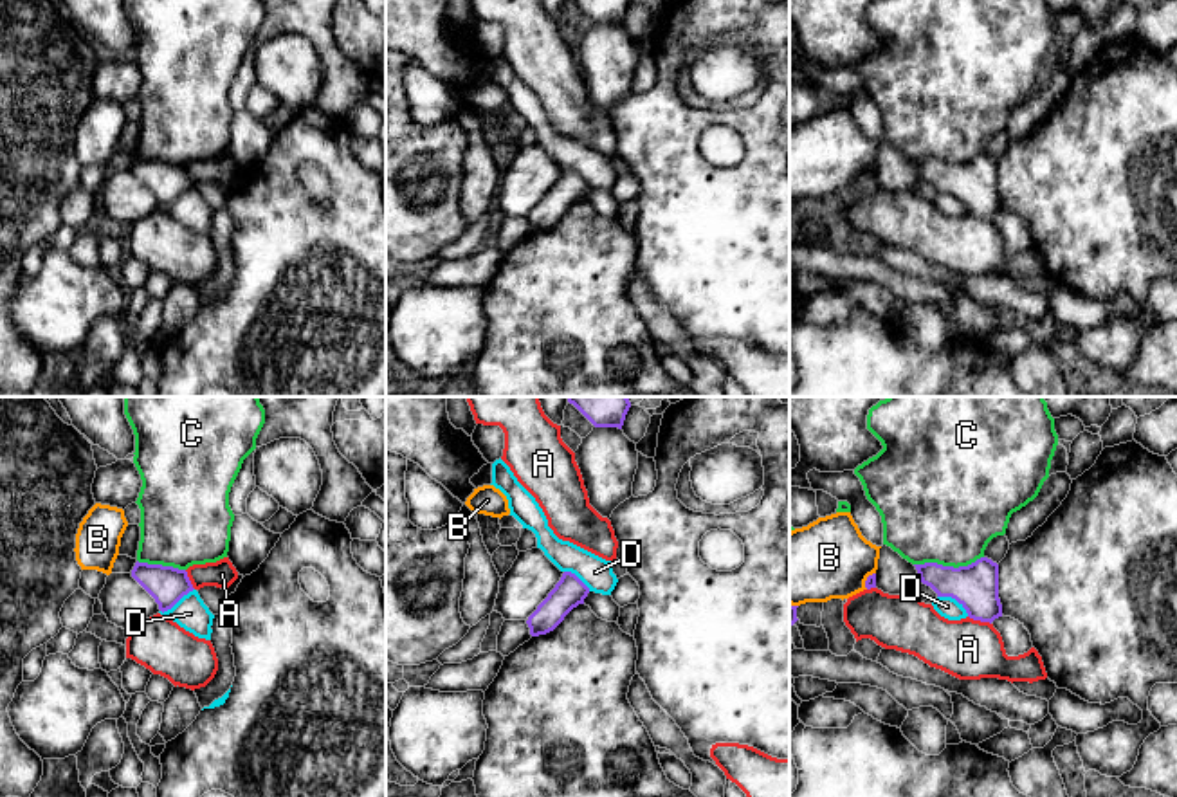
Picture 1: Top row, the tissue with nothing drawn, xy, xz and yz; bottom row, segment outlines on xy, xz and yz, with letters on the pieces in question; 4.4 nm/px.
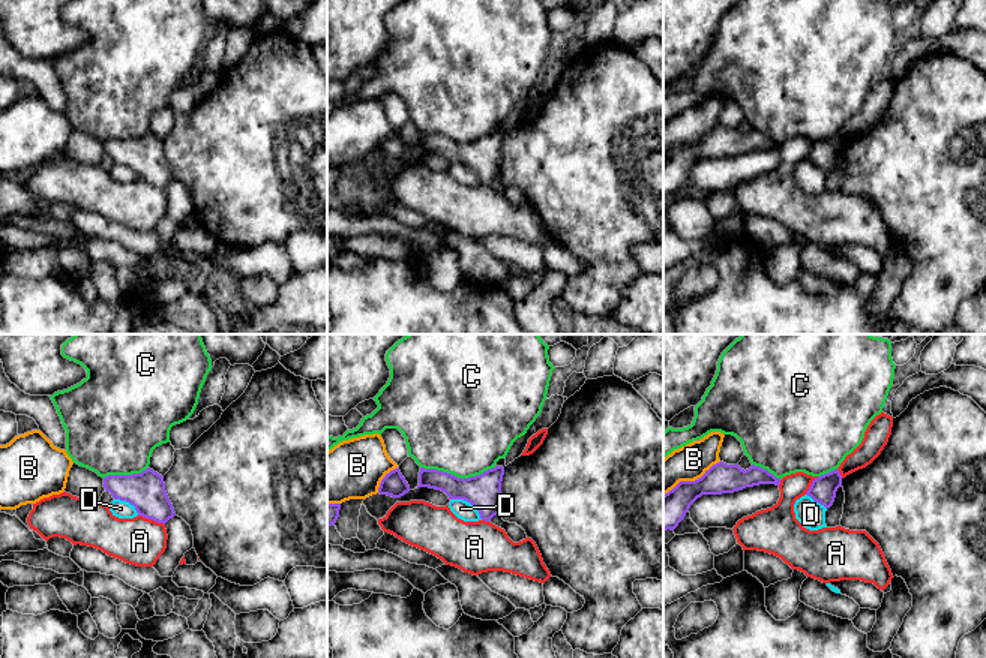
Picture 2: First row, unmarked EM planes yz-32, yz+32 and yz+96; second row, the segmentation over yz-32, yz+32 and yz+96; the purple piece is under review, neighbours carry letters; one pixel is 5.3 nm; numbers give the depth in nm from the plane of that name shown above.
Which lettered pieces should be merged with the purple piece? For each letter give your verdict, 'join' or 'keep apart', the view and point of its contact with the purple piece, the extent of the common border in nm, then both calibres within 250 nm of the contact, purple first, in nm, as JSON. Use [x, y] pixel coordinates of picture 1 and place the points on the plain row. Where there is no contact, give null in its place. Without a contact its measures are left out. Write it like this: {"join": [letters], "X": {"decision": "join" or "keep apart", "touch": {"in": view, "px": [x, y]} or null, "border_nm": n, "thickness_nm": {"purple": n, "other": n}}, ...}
{"join": [], "A": {"decision": "keep apart", "touch": {"in": "yz", "px": [979, 215]}, "border_nm": 110, "thickness_nm": {"purple": 200, "other": 280}}, "B": {"decision": "keep apart", "touch": {"in": "yz", "px": [867, 175]}, "border_nm": 90, "thickness_nm": {"purple": 50, "other": 360}}, "C": {"decision": "keep apart", "touch": {"in": "yz", "px": [948, 163]}, "border_nm": 320, "thickness_nm": {"purple": 200, "other": 480}}, "D": {"decision": "keep apart", "touch": {"in": "yz", "px": [954, 193]}, "border_nm": 170, "thickness_nm": {"purple": 200, "other": 90}}}

